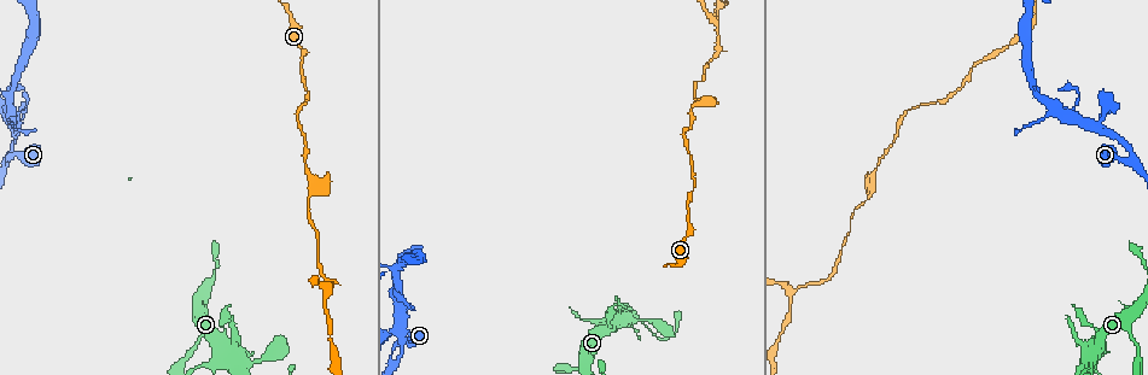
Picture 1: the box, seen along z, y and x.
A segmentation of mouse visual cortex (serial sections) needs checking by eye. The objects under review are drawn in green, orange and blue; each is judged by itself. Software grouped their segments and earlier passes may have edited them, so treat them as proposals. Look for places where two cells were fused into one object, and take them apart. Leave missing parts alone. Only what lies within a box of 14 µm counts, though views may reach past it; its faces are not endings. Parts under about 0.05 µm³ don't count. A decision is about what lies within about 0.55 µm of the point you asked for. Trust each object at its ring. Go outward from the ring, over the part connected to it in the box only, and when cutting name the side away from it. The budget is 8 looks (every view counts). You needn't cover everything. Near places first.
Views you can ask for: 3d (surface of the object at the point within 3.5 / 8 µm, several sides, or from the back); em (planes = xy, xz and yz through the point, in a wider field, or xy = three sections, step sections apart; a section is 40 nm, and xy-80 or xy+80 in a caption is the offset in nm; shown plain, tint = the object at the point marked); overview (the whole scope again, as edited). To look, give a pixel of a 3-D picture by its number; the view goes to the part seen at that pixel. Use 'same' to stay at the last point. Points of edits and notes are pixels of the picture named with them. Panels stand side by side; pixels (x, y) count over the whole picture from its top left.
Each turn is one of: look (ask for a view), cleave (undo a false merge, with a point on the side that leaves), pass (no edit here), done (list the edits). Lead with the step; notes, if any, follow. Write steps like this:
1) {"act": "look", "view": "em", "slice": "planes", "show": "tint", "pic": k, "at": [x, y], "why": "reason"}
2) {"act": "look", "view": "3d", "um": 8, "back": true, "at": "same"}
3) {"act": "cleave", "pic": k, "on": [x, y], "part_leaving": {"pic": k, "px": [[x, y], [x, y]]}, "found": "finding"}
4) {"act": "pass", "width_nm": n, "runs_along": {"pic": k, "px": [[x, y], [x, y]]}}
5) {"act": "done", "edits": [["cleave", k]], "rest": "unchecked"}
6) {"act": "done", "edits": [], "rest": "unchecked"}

{"act": "look", "view": "3d", "um": 3.5, "pic": 1, "at": [396, 363], "why": "three arms meet"}

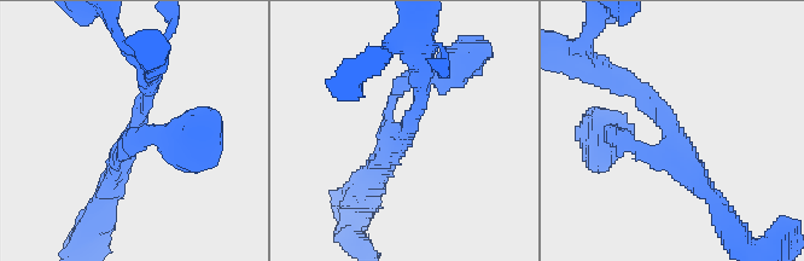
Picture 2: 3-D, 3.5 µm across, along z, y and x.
{"act": "look", "view": "em", "slice": "xy", "step": 5, "show": "tint", "pic": 2, "at": [400, 132], "arms": 3, "arm_widths_nm": [200, 250, 300], "why": "now the EM"}

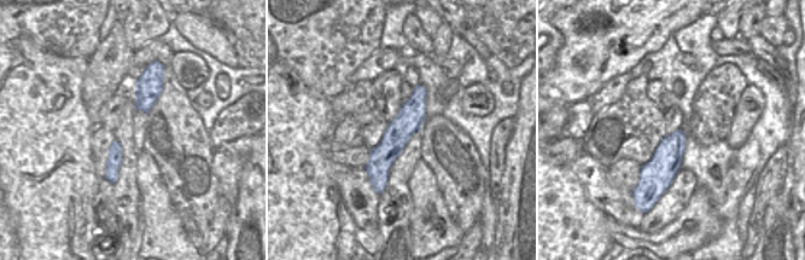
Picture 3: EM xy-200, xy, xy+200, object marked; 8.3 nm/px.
{"act": "pass", "width_nm": 220, "runs_along": {"pic": 3, "px": [[420, 88], [380, 160], [380, 188]]}, "found": "continuous, no second cell"}

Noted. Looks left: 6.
{"act": "look", "view": "3d", "um": 3.5, "pic": 1, "at": [1090, 362], "why": "calibre changes"}

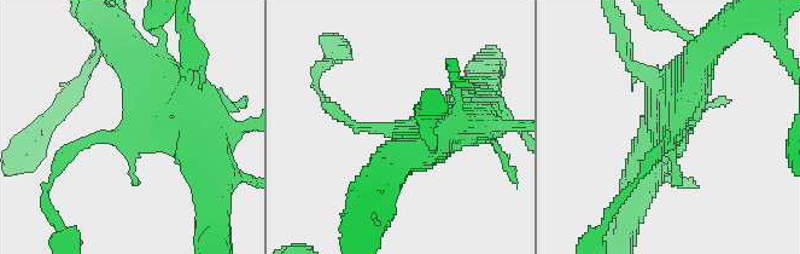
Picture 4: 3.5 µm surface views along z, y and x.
{"act": "look", "view": "em", "slice": "xy", "step": 1, "show": "tint", "pic": 4, "at": [120, 130]}

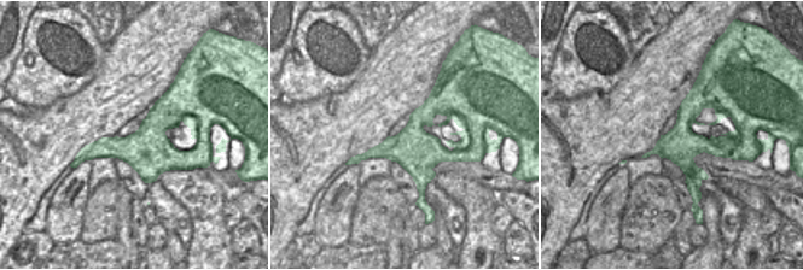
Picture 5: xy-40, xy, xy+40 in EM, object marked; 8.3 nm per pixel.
{"act": "pass", "found": "one cell here"}

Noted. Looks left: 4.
{"act": "look", "view": "3d", "um": 3.5, "pic": 1, "at": [317, 187], "why": "thick turns thin"}

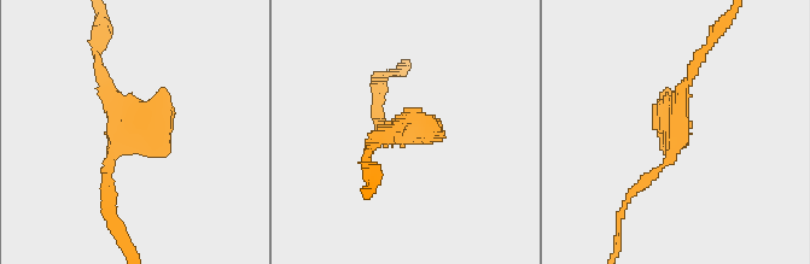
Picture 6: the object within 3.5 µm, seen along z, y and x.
{"act": "look", "view": "em", "slice": "xy", "step": 1, "show": "tint", "pic": 6, "at": [395, 129], "why": "now the EM"}

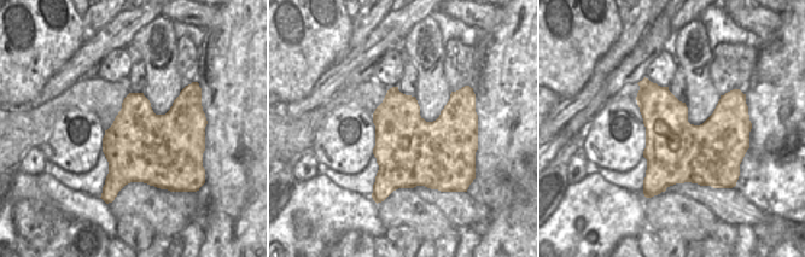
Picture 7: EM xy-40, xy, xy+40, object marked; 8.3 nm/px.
{"act": "pass", "runs_along": {"pic": 6, "px": [[698, 57], [676, 146], [635, 191]]}, "found": "all the same cell"}

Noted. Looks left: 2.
{"act": "done", "edits": [], "rest": "unchecked"}

